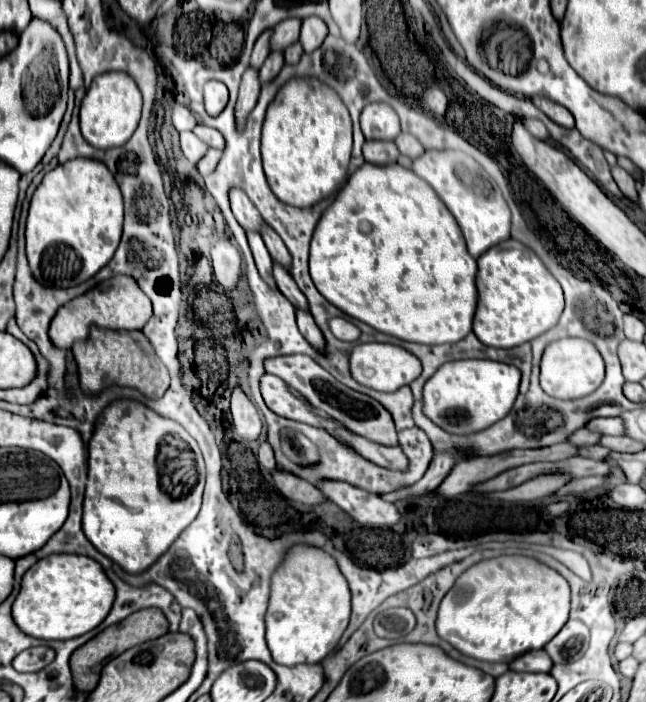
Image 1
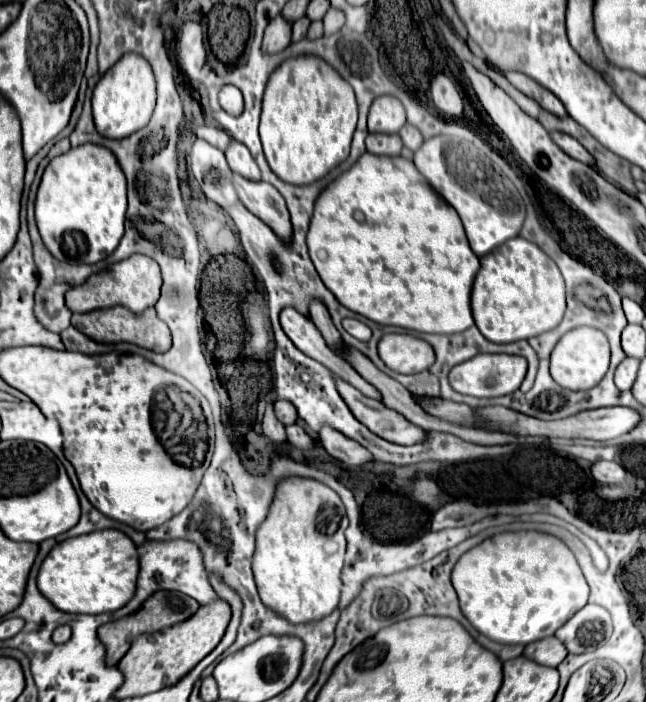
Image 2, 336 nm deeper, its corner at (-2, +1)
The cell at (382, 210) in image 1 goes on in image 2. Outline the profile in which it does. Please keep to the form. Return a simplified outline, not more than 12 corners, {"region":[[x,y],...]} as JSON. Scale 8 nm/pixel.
{"region":[[362,154],[316,200],[336,300],[474,326],[480,258],[410,160]]}

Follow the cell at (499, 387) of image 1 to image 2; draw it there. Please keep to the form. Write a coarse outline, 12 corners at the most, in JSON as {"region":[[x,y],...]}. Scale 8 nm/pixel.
{"region":[[478,354],[448,374],[468,396],[512,394],[526,376],[526,358]]}

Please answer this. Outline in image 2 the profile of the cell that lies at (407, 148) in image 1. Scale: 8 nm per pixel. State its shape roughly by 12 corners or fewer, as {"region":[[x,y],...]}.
{"region":[[404,124],[400,134],[404,146],[416,150],[422,146],[420,130]]}

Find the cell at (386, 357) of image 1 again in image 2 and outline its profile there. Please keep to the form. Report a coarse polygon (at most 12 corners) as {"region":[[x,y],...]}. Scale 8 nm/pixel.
{"region":[[384,334],[378,354],[398,374],[434,364],[432,346],[410,334]]}

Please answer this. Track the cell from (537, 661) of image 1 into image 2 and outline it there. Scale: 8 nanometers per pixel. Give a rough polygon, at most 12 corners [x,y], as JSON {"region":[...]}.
{"region":[[550,636],[524,648],[524,656],[542,666],[558,666],[566,648]]}

